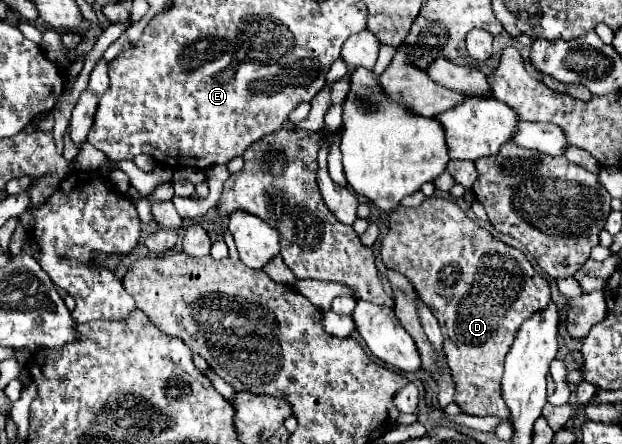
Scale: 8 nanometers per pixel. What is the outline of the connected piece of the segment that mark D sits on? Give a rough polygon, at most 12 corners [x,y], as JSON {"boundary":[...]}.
{"boundary":[[456,199],[396,207],[380,253],[442,327],[470,415],[550,285]]}

